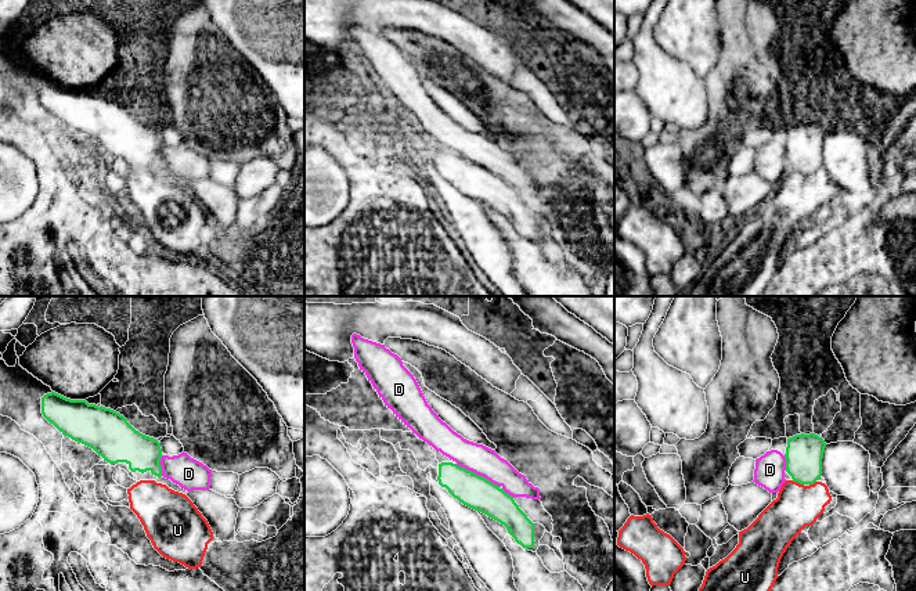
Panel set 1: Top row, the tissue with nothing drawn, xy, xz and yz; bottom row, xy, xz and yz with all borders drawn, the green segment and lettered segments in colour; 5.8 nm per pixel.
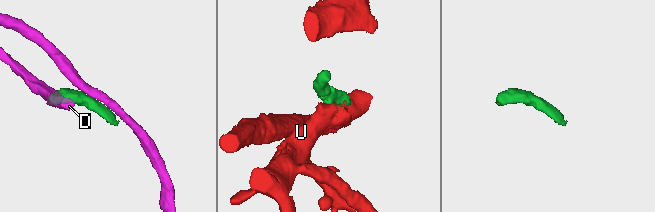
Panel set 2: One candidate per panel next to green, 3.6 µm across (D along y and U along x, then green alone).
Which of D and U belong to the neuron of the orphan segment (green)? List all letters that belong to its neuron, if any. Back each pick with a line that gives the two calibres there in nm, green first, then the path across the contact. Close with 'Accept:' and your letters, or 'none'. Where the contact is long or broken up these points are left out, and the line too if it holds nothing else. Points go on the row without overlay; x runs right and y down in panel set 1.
D: 190/170 nm
Accept: D

